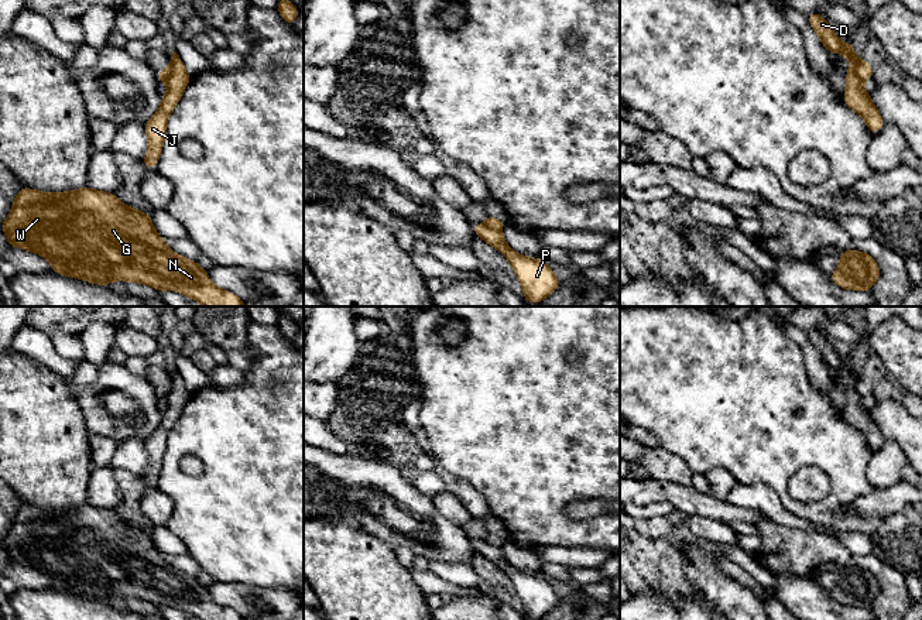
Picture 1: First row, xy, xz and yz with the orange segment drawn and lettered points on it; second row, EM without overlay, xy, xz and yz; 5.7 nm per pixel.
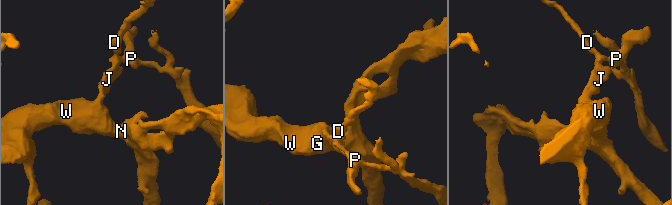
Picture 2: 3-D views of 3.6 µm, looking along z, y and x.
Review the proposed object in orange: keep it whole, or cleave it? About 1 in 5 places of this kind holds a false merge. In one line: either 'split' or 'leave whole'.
split

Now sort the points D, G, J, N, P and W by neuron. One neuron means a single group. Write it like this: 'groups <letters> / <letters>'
groups D G J N W / P

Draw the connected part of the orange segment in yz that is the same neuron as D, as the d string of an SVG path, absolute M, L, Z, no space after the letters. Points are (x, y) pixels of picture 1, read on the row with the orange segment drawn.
M818 11L810 13L806 17L826 49L832 54L843 54L850 59L850 71L846 73L847 85L843 93L843 100L853 112L858 113L864 119L867 129L873 134L877 134L885 124L880 112L871 102L870 93L863 89L863 81L857 76L856 69L860 59L856 54L856 48L849 42L840 41L836 37L834 30L827 24L826 18Z

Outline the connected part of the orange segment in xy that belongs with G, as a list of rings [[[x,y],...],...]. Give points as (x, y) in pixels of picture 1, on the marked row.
[[[23,186],[13,201],[11,213],[1,222],[1,229],[8,240],[8,247],[25,249],[48,258],[52,271],[61,275],[80,278],[97,285],[107,285],[110,281],[119,280],[136,281],[157,291],[179,291],[203,306],[246,306],[233,292],[213,285],[208,271],[199,264],[174,253],[164,243],[164,237],[155,233],[151,216],[123,205],[112,192],[100,192],[85,186],[78,191],[44,193]]]

